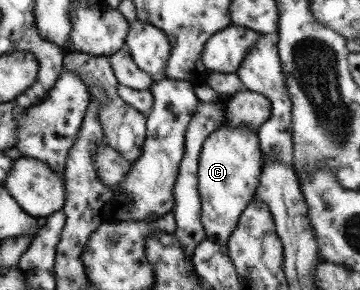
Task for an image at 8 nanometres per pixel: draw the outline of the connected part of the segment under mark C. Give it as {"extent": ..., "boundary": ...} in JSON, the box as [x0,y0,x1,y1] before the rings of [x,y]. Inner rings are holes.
{"extent":[197,125,262,244],"boundary":[[[222,125],[206,137],[197,160],[199,217],[206,240],[214,244],[227,243],[238,217],[255,194],[262,164],[256,133],[246,127]]]}

